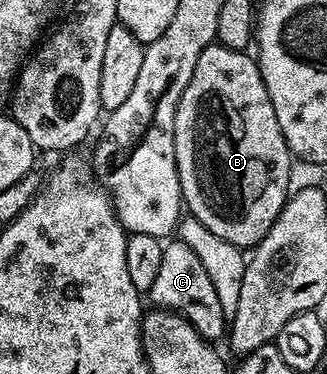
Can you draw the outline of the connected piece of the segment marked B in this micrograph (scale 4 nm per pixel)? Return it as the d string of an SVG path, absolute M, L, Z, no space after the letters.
M219 42L209 44L202 51L200 59L196 61L196 70L192 70L192 82L188 82L188 86L180 98L180 106L176 110L174 149L176 150L176 170L180 178L180 190L189 215L193 219L199 220L204 226L208 226L208 230L212 230L212 234L216 234L216 238L224 238L224 242L232 242L237 248L250 250L258 245L268 234L272 222L276 222L280 210L286 205L292 191L292 185L290 185L292 153L280 130L280 122L276 122L276 110L272 110L272 98L268 98L268 90L264 86L264 78L258 69L258 61L249 51L230 49Z

